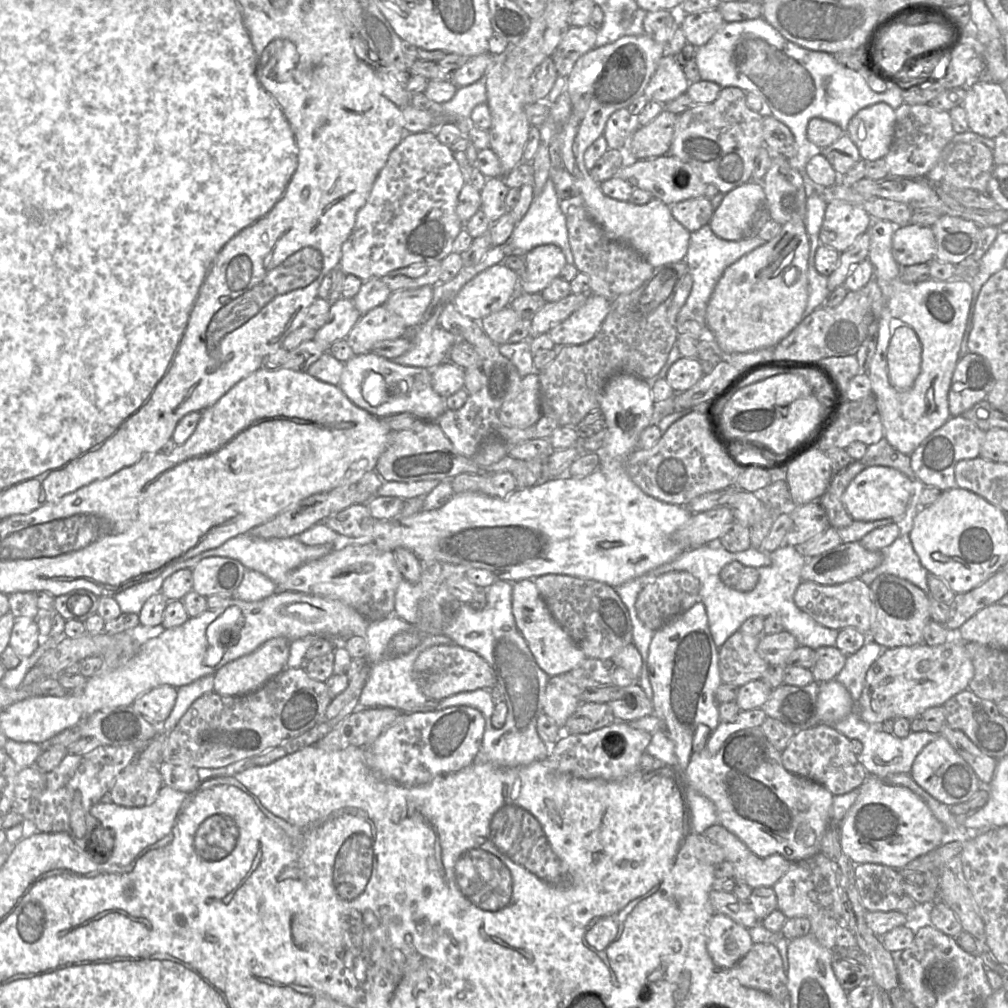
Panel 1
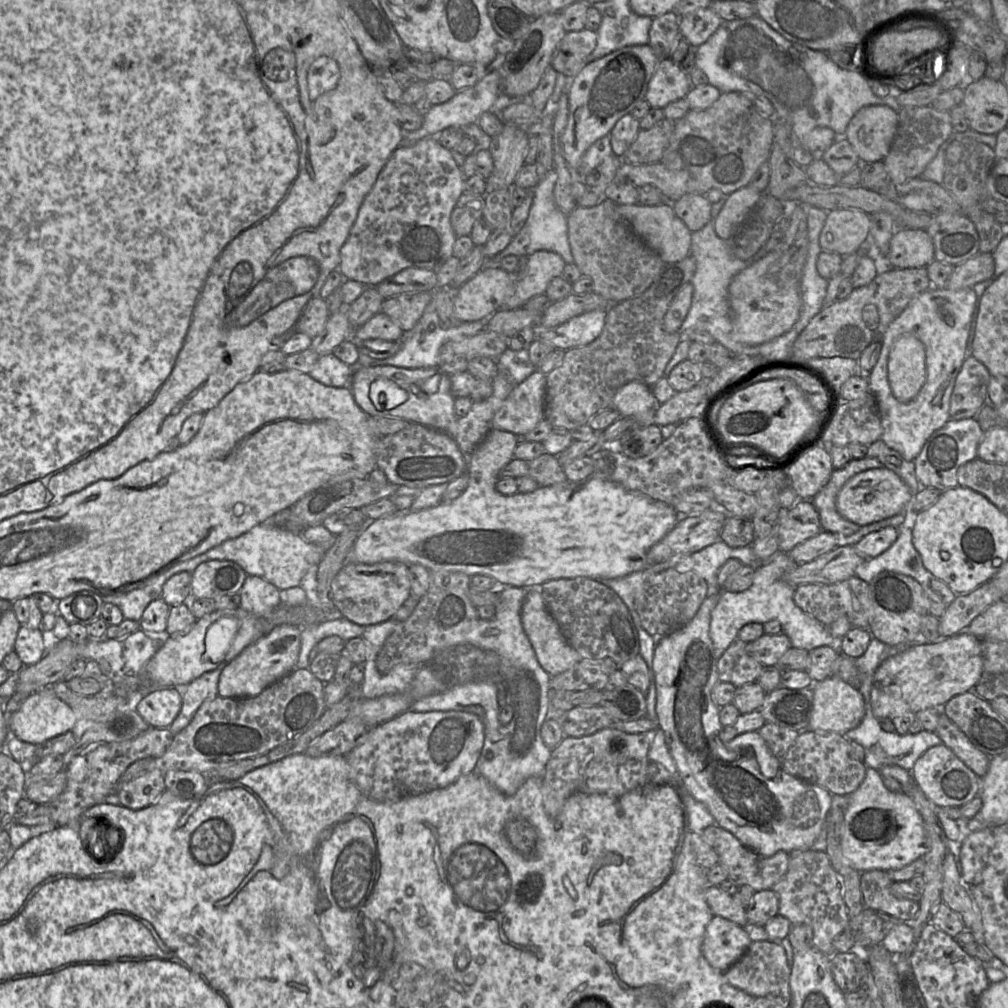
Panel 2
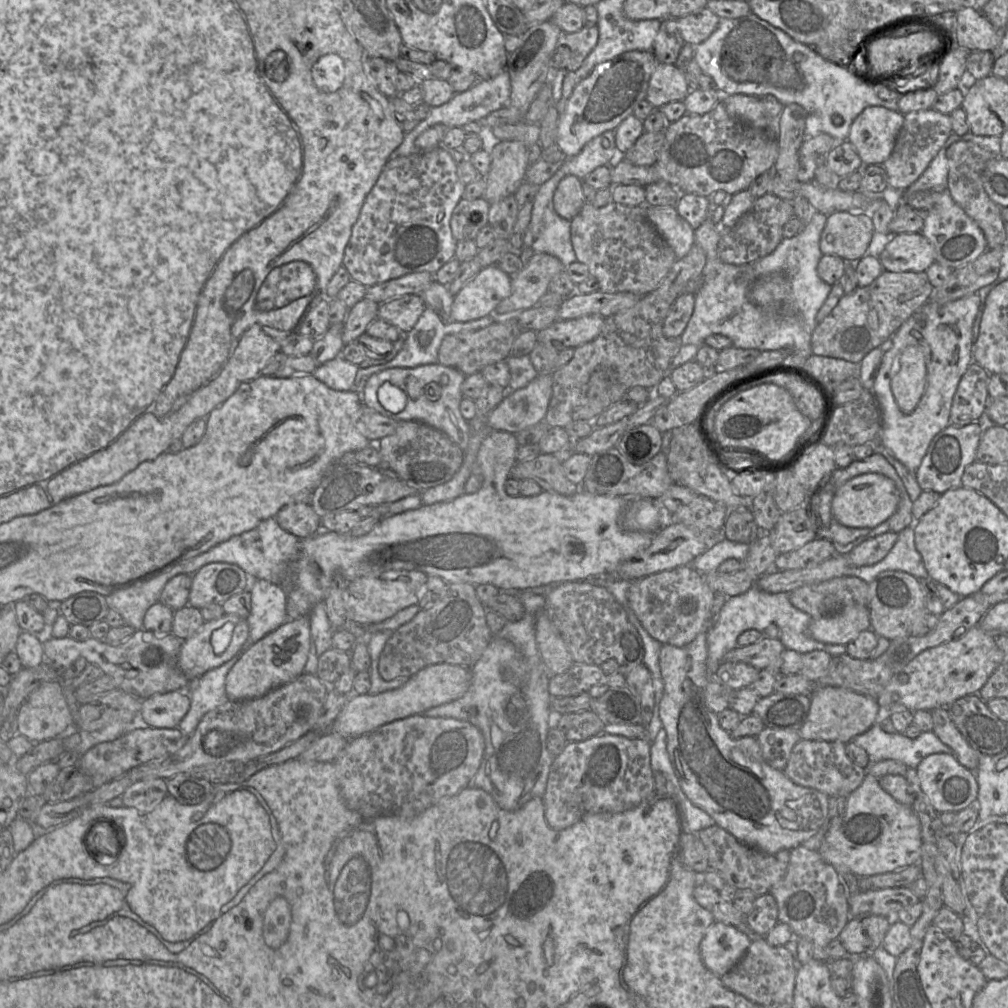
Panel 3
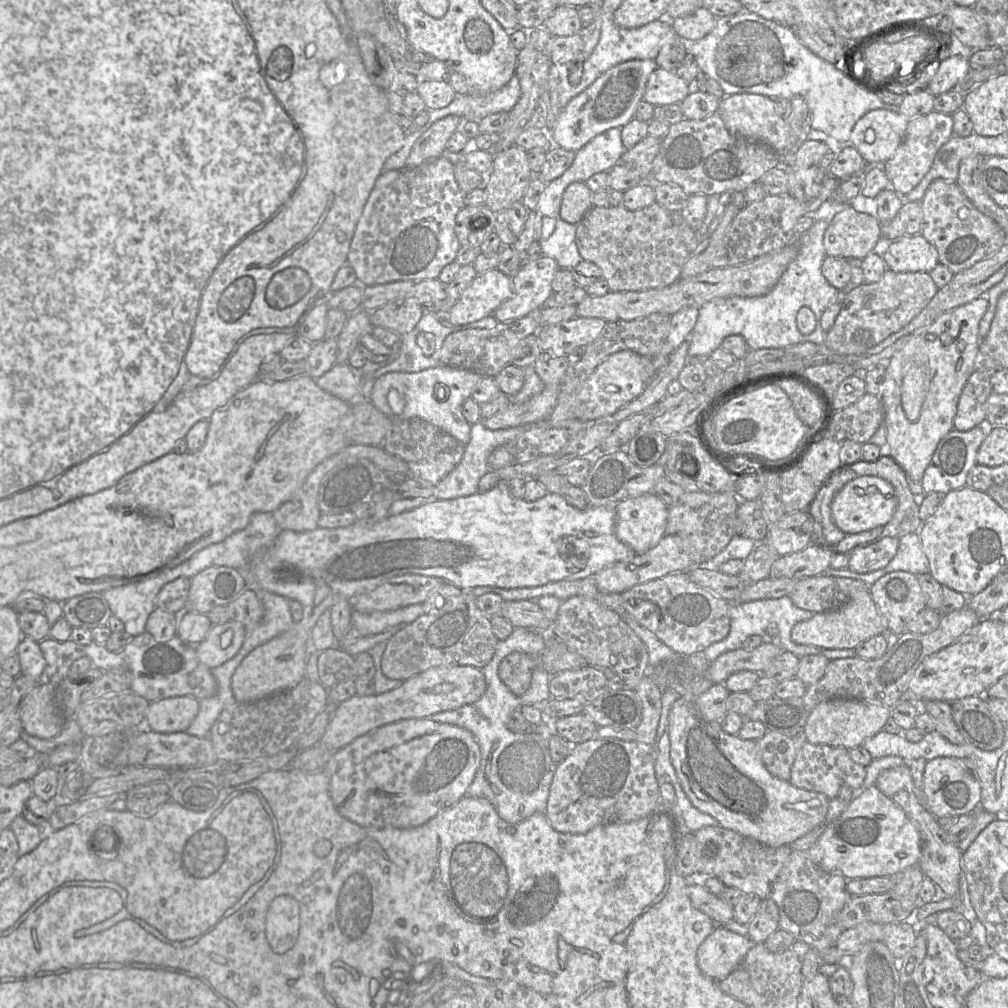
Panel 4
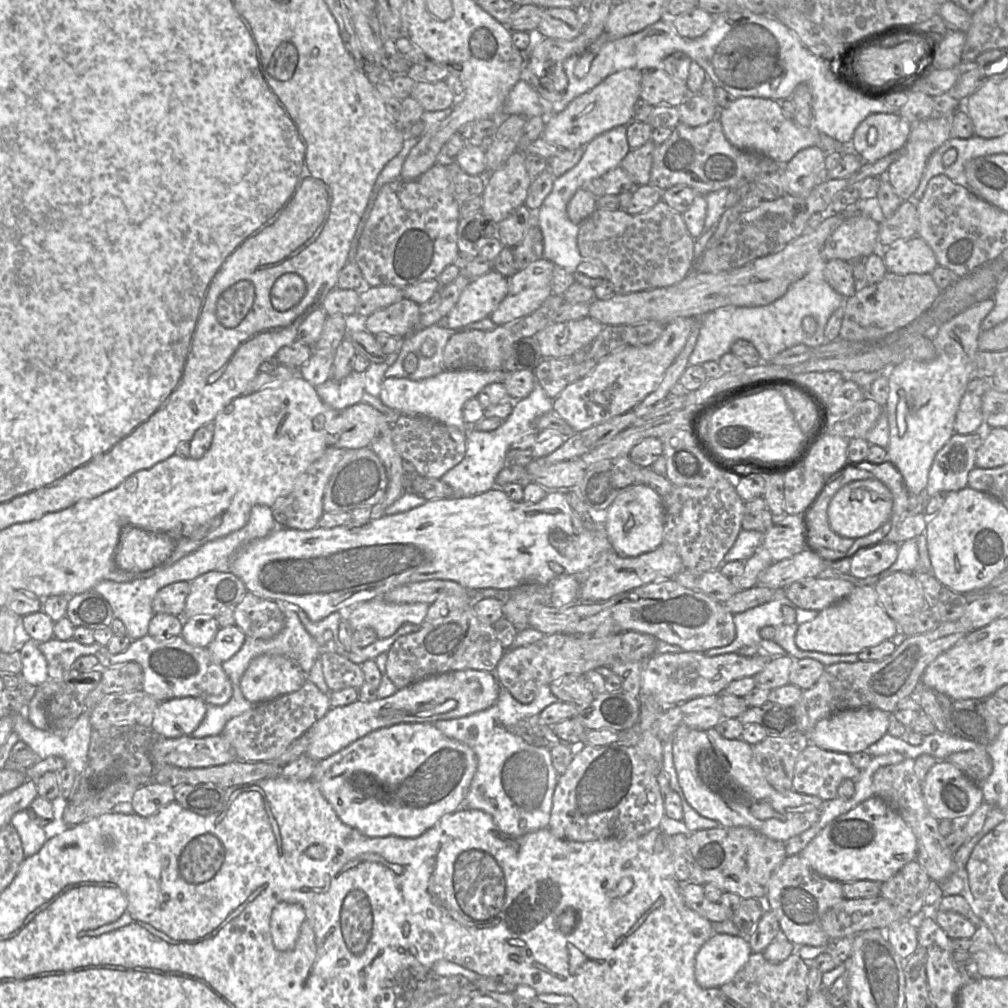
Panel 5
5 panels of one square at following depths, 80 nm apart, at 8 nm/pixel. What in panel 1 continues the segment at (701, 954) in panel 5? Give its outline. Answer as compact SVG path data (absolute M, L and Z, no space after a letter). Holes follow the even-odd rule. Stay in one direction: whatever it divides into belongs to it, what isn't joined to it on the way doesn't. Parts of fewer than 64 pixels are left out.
M716 912L708 926L707 951L715 965L730 969L753 945L749 931L728 916Z

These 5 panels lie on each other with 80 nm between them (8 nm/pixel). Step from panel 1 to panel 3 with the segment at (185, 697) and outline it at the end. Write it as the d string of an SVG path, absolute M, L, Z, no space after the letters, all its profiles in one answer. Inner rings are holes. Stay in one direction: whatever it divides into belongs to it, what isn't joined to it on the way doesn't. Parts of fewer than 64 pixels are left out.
M240 654L221 666L205 672L197 679L190 679L192 680L188 691L191 699L190 709L177 727L185 735L192 735L206 713L229 700L225 687L226 676L240 658Z

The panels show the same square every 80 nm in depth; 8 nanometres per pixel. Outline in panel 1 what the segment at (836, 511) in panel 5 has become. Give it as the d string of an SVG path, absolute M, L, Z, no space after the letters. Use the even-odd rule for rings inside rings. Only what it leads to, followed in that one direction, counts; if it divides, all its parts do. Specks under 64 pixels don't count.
M886 466L866 467L858 473L842 495L843 505L849 516L856 521L874 521L900 518L907 510L918 480L911 480L897 469Z

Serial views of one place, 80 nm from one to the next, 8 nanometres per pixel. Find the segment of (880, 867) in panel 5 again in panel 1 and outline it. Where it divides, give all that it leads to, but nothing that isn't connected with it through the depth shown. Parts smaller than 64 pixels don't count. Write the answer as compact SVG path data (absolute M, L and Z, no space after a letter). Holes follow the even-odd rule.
M867 775L867 778L859 787L859 794L854 802L853 806L848 811L847 815L845 816L844 820L840 825L840 844L841 849L844 854L855 864L863 864L863 863L875 863L875 864L882 864L894 869L900 870L903 869L908 863L912 860L916 859L919 856L925 855L930 851L934 850L935 848L939 847L944 839L946 834L946 829L944 825L934 816L931 809L928 805L914 792L910 789L902 786L893 785L887 783L884 779L880 779L874 775Z

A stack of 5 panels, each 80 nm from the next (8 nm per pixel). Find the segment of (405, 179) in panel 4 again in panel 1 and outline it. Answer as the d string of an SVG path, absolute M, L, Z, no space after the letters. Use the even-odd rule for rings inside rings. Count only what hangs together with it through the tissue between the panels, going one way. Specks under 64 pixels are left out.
M435 130L406 133L389 154L367 202L357 212L353 230L342 245L339 268L346 275L352 274L366 281L372 277L384 277L414 263L444 260L453 252L453 242L464 227L456 213L456 207L458 196L466 182L467 173L459 167L449 146L438 140Z

